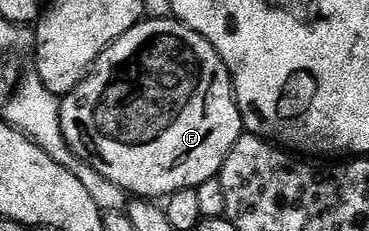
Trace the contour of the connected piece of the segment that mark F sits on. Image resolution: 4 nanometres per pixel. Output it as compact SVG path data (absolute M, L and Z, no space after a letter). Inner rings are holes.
M174 17L170 19L144 18L142 23L129 29L129 33L117 37L117 41L113 41L113 45L109 45L109 49L105 49L105 53L101 53L101 57L95 63L95 68L92 69L85 82L77 85L77 89L62 100L59 108L59 120L61 129L71 148L74 149L75 155L81 157L93 169L97 169L97 173L101 173L101 177L109 177L109 181L113 181L113 185L121 185L121 189L125 189L135 197L159 197L155 195L170 197L173 193L194 189L205 181L216 178L223 168L225 157L245 131L243 118L239 112L239 103L235 99L235 84L222 57L217 53L217 49L213 49L213 45L204 35L189 29Z

